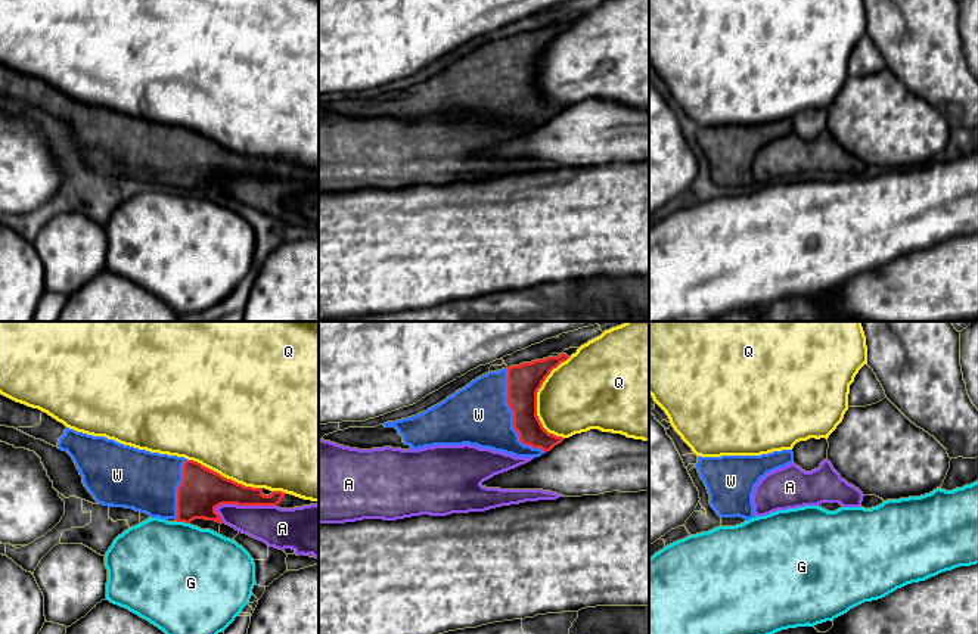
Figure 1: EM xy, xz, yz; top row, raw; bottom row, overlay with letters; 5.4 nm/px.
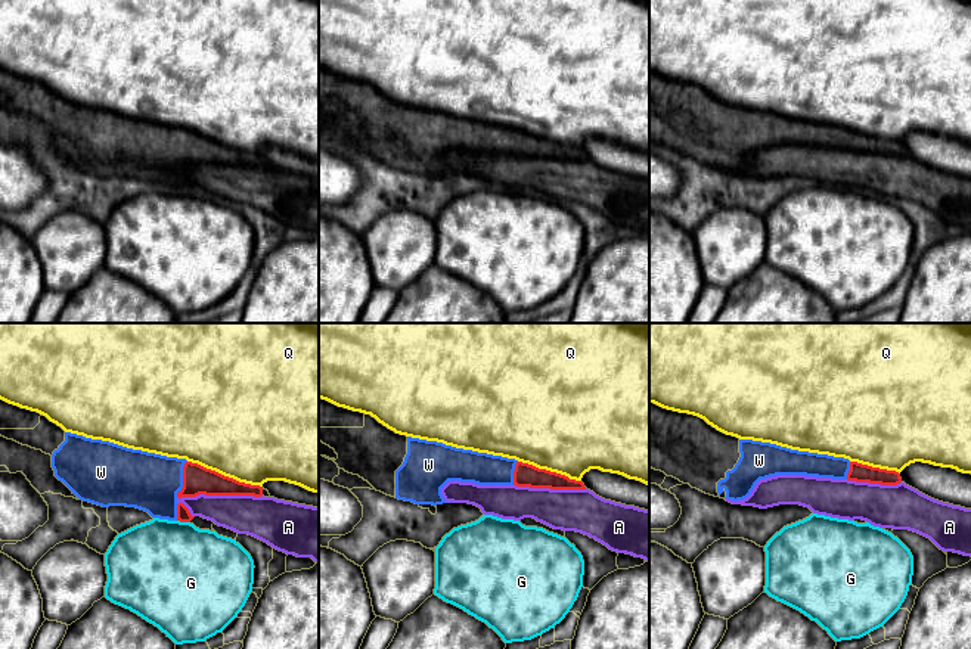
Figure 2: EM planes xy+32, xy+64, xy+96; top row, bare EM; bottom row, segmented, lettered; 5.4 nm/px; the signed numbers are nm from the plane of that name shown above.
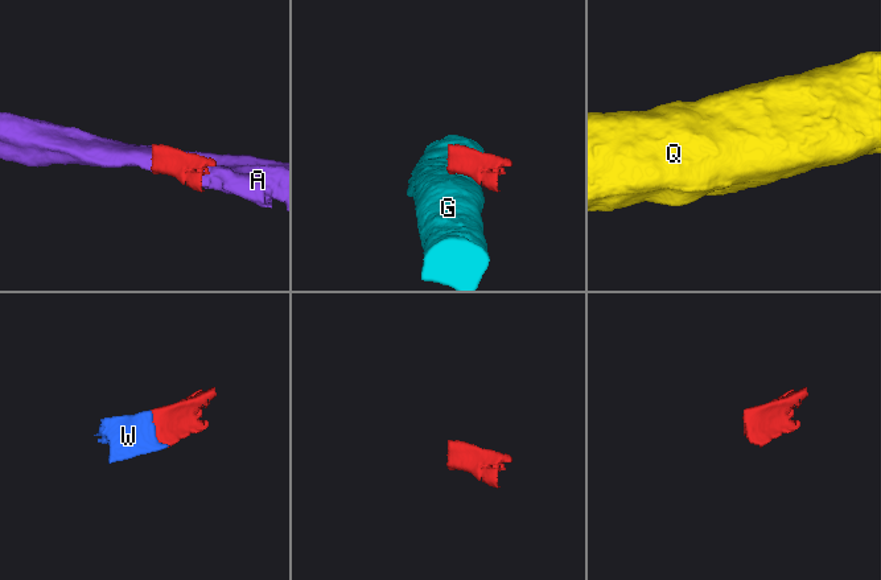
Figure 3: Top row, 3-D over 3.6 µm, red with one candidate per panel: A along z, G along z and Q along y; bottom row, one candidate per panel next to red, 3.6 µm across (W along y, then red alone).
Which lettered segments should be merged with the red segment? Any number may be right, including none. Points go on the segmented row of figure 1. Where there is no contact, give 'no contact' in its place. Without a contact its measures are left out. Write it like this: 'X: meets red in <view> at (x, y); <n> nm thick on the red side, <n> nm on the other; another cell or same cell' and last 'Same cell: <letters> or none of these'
A: meets red in xy at (245, 504); 240 nm thick on the red side, 220 nm on the other; another cell
G: meets red in xy at (183, 521); 240 nm thick on the red side, 480 nm on the other; another cell
Q: meets red in xz at (536, 400); 190 nm thick on the red side, 400 nm on the other; another cell
W: meets red in xz at (514, 417); 190 nm thick on the red side, 340 nm on the other; same cell
Same cell: W

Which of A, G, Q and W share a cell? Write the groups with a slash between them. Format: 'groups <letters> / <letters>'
groups A / G / Q / W

